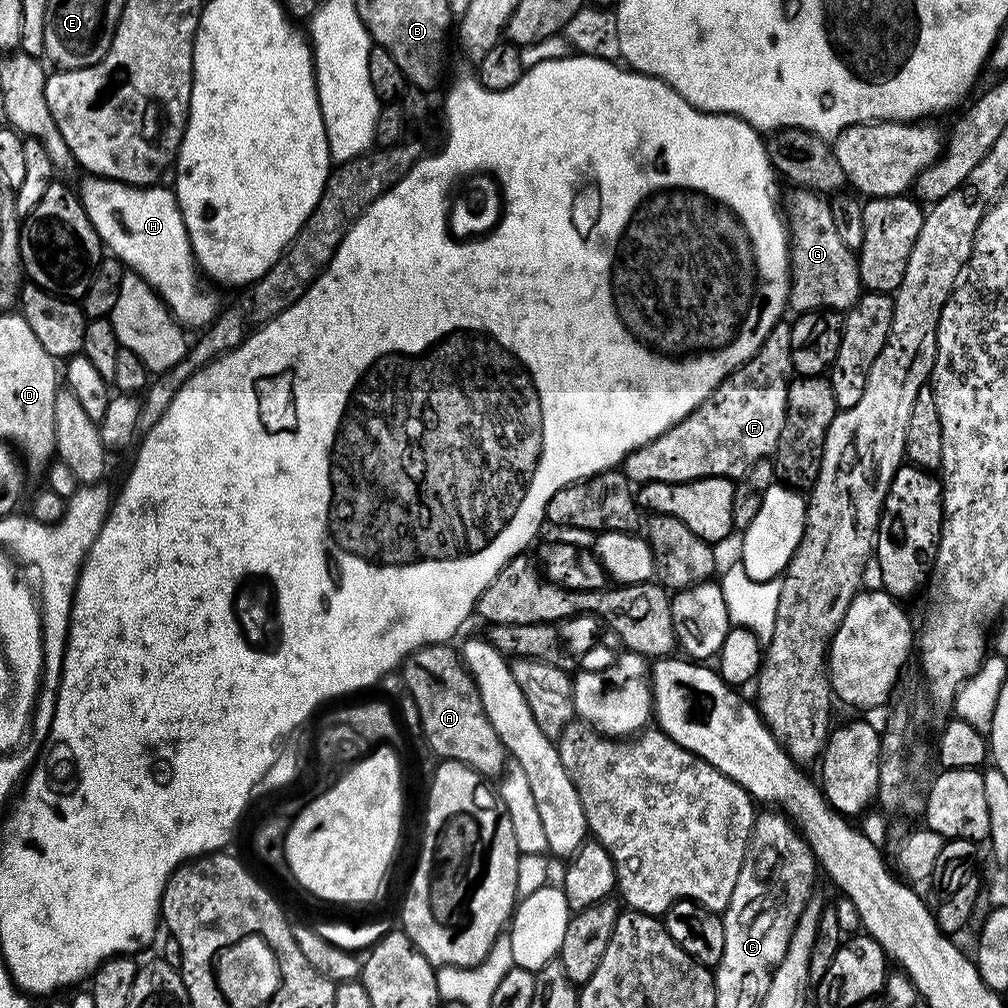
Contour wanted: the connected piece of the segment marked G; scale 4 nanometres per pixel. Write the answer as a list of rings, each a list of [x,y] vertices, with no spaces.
[[[799,186],[791,189],[786,208],[786,227],[790,237],[790,287],[788,308],[793,313],[821,310],[847,310],[862,295],[862,268],[856,265],[858,256],[842,242],[834,227],[831,206],[819,192],[809,192]]]

